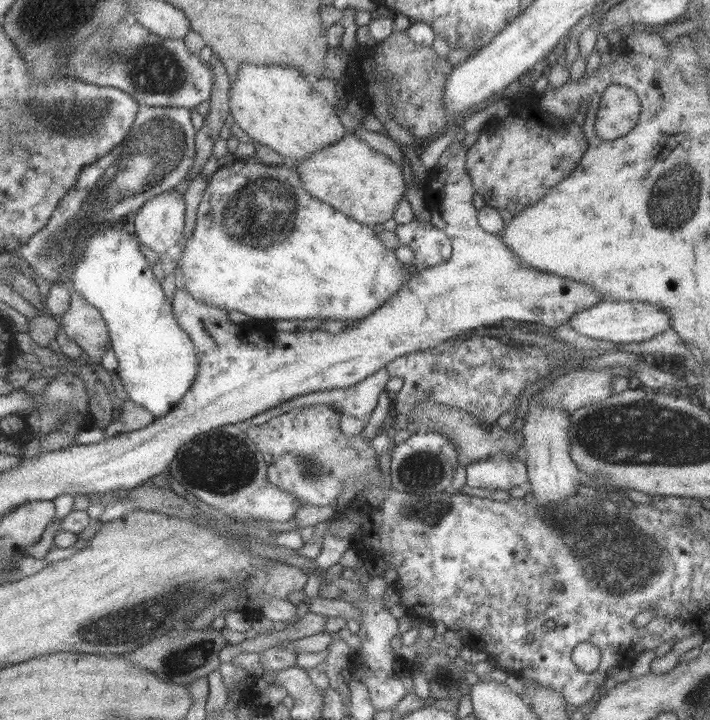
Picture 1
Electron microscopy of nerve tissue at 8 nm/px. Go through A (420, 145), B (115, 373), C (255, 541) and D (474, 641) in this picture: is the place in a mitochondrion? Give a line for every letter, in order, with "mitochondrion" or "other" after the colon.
A: other
B: other
C: other
D: other

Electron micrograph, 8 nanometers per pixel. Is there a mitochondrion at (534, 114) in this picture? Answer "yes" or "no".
no

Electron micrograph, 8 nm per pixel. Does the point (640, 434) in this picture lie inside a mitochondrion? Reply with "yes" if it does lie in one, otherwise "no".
yes

